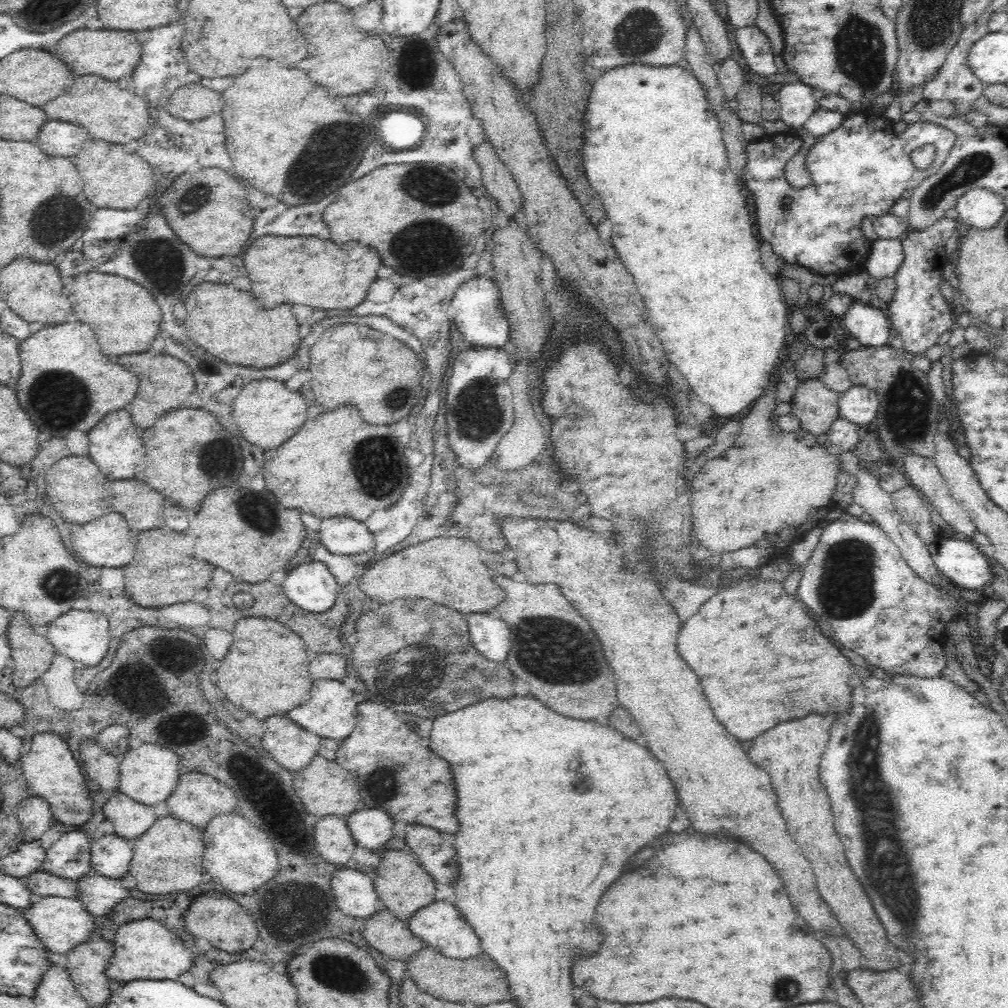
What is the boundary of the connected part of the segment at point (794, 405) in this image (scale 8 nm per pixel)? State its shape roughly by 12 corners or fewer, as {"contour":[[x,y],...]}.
{"contour":[[820,377],[799,382],[790,413],[802,430],[827,434],[839,393]]}

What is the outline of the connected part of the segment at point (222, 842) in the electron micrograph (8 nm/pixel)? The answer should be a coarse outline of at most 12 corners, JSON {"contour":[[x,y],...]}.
{"contour":[[241,814],[207,824],[203,865],[230,892],[278,872],[272,842]]}

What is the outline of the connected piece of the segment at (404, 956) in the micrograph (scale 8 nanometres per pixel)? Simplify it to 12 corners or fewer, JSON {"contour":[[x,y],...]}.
{"contour":[[384,909],[364,920],[367,945],[406,962],[426,944]]}

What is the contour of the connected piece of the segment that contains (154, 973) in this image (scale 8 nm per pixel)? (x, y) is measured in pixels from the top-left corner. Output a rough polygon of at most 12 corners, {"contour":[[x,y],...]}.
{"contour":[[157,920],[116,931],[112,982],[176,981],[193,965]]}

